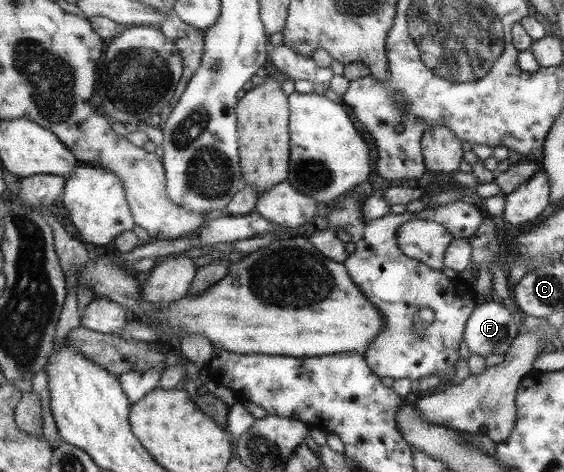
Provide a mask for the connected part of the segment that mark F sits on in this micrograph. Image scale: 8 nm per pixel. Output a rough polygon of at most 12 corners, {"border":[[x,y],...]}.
{"border":[[501,300],[475,308],[470,355],[504,354],[521,333]]}

